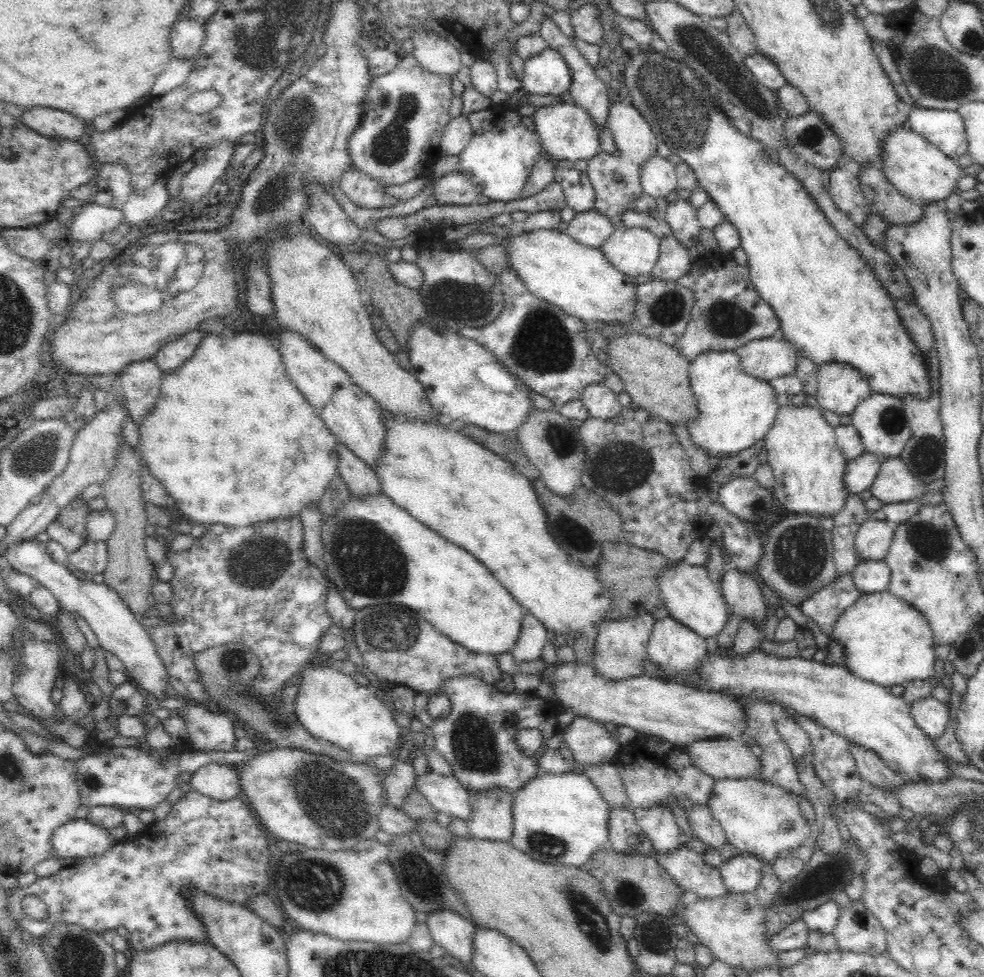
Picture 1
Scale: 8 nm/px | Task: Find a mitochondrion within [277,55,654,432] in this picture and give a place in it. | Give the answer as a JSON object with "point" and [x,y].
{"point":[540,346]}

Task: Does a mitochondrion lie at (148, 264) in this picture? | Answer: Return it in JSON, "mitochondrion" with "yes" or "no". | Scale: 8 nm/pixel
{"mitochondrion":"yes"}

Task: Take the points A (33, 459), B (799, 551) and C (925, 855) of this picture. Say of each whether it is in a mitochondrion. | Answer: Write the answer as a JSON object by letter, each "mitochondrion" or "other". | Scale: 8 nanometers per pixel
{"A":"mitochondrion","B":"mitochondrion","C":"other"}

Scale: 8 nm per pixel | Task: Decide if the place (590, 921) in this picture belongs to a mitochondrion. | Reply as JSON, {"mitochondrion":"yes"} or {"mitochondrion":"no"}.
{"mitochondrion":"yes"}

